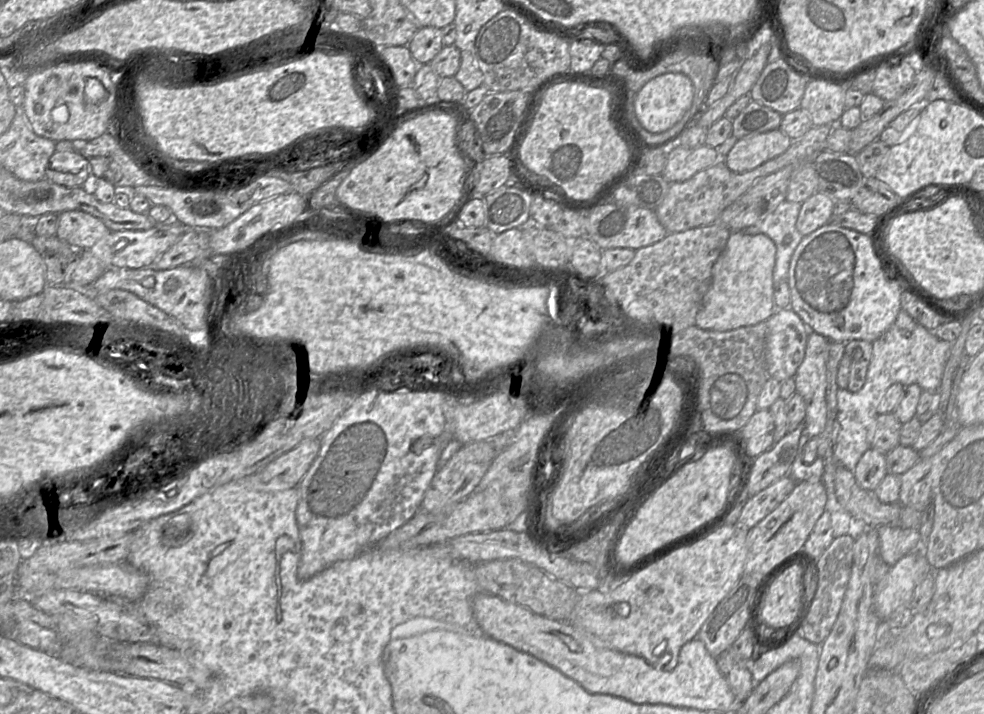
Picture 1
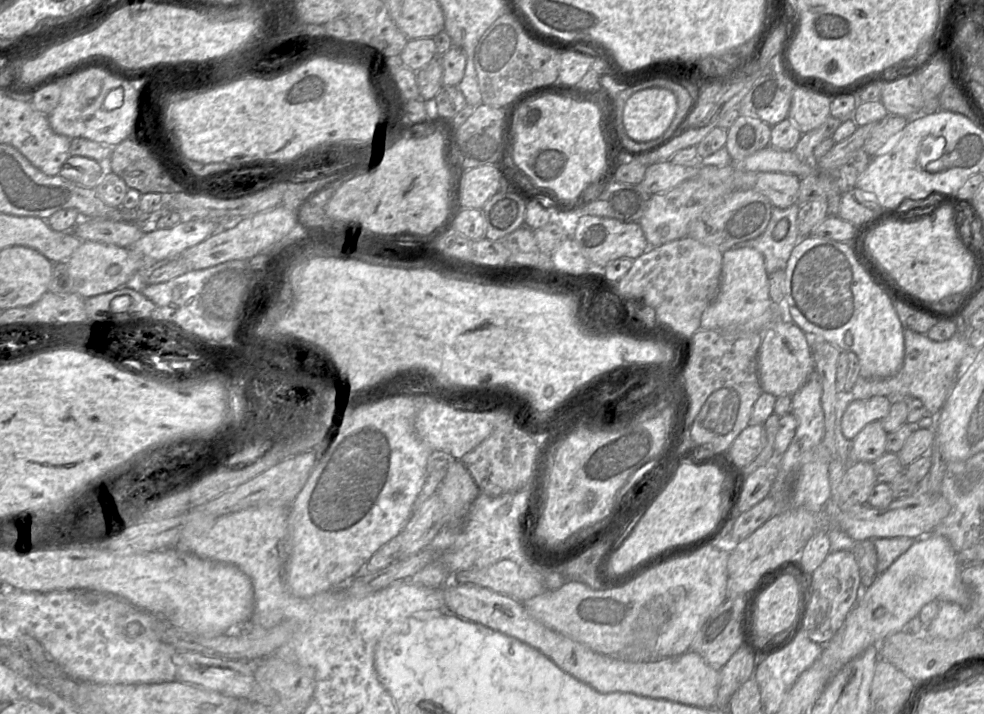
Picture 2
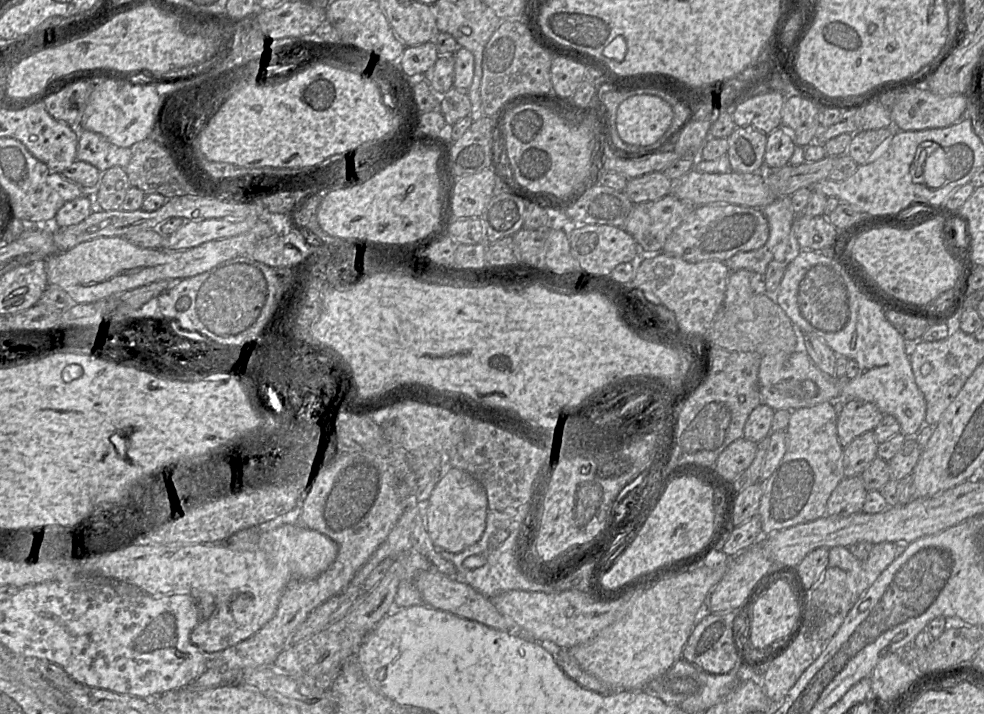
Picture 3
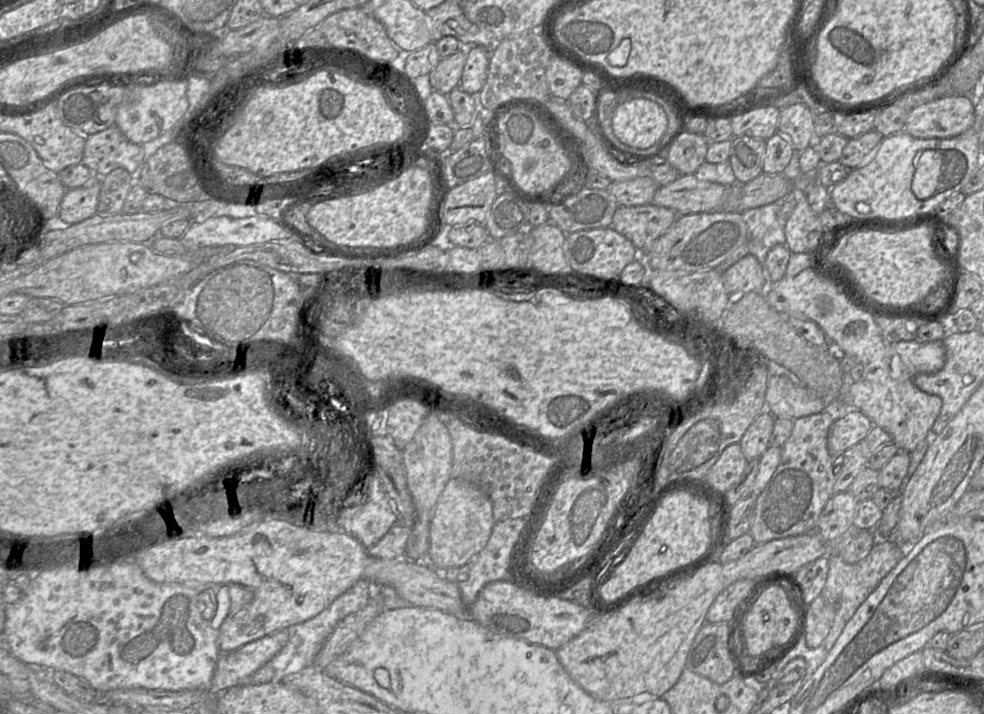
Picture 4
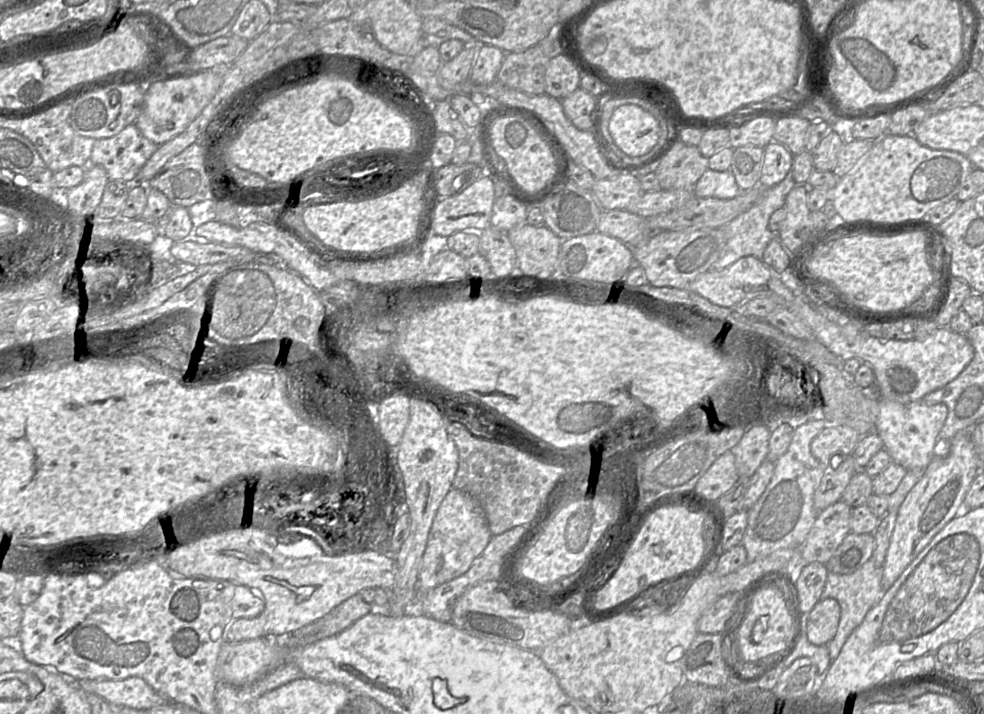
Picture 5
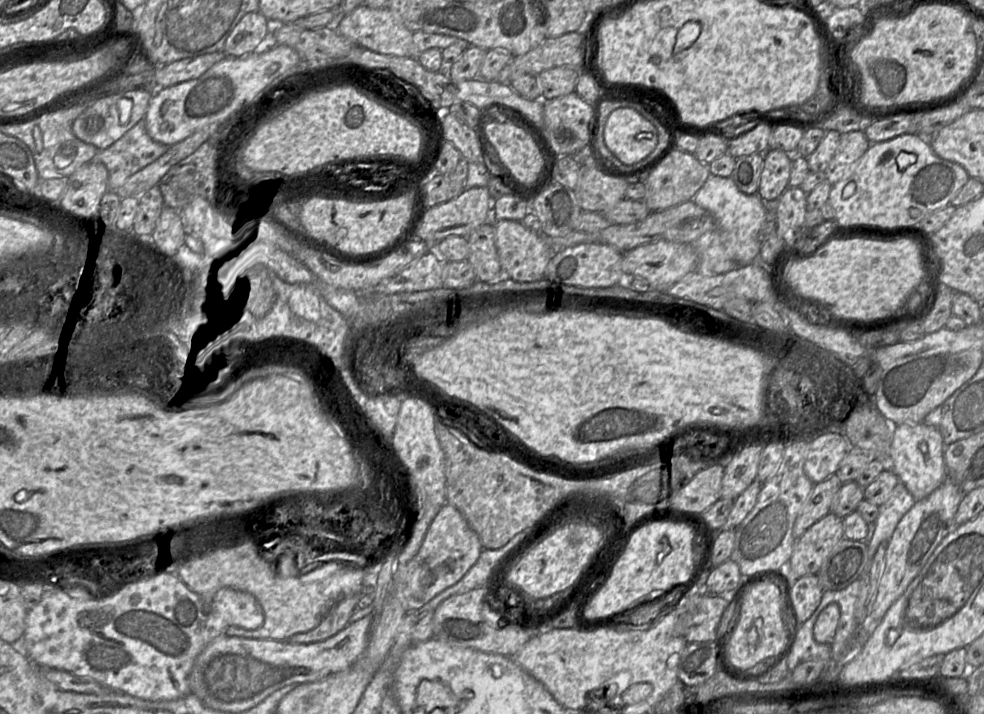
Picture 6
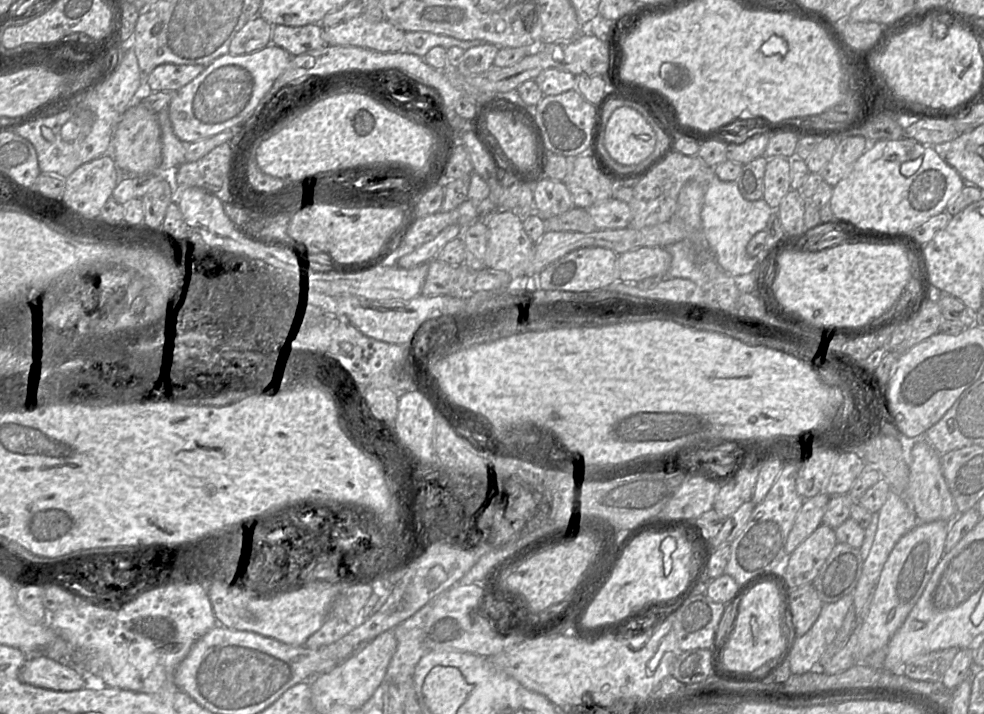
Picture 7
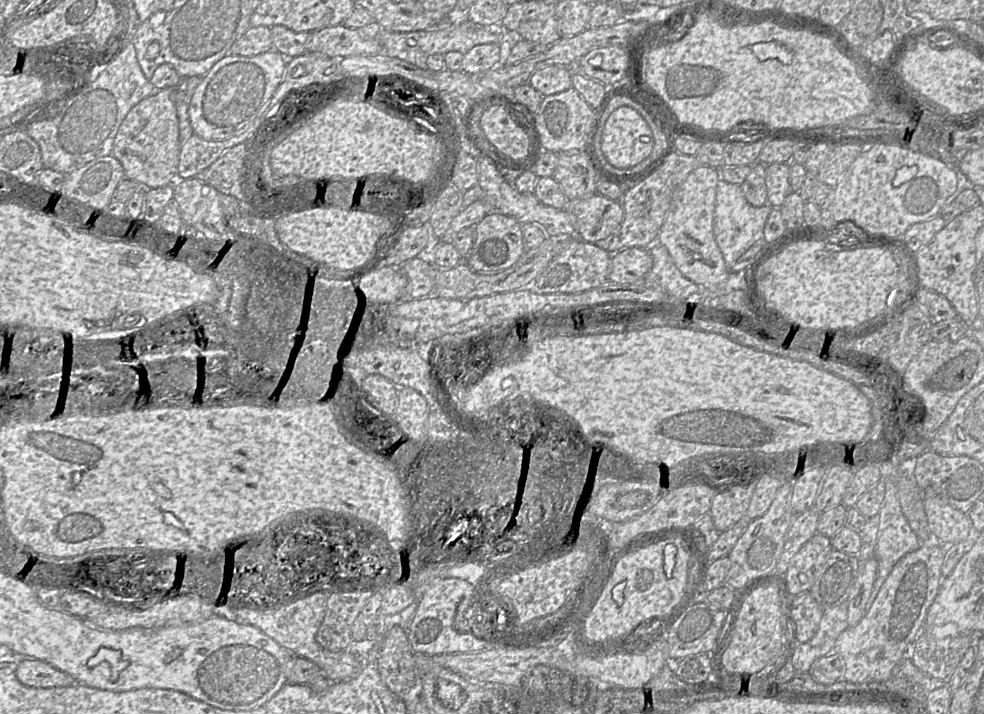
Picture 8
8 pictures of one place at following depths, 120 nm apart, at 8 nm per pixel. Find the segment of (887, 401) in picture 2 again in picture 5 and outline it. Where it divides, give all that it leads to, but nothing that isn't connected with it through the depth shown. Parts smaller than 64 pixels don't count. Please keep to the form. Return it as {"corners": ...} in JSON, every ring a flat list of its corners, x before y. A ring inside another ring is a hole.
{"corners":[[828,426,811,441,811,452,827,467,833,455,851,454,861,437,849,426]]}

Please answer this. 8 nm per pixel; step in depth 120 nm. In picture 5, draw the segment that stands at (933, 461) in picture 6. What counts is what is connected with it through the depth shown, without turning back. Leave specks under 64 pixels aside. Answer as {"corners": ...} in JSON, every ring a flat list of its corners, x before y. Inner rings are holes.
{"corners":[[879,398,879,416,875,423,877,433,884,443,884,449,893,462,906,470,925,470,931,462,939,432,947,417,947,406,943,403,926,405,922,400,908,404]]}

